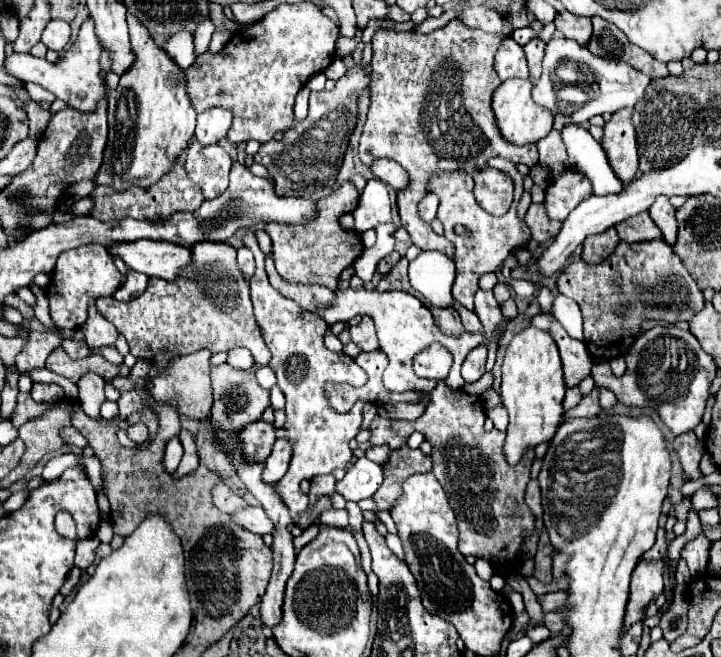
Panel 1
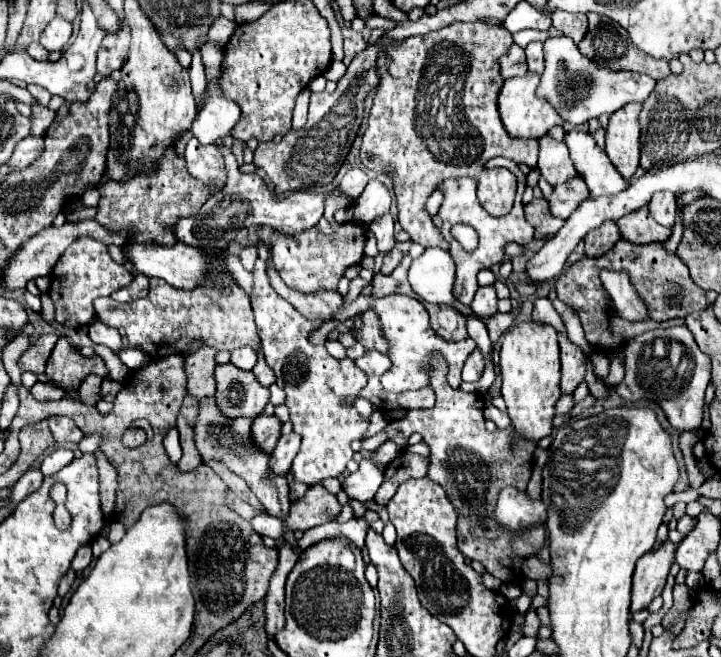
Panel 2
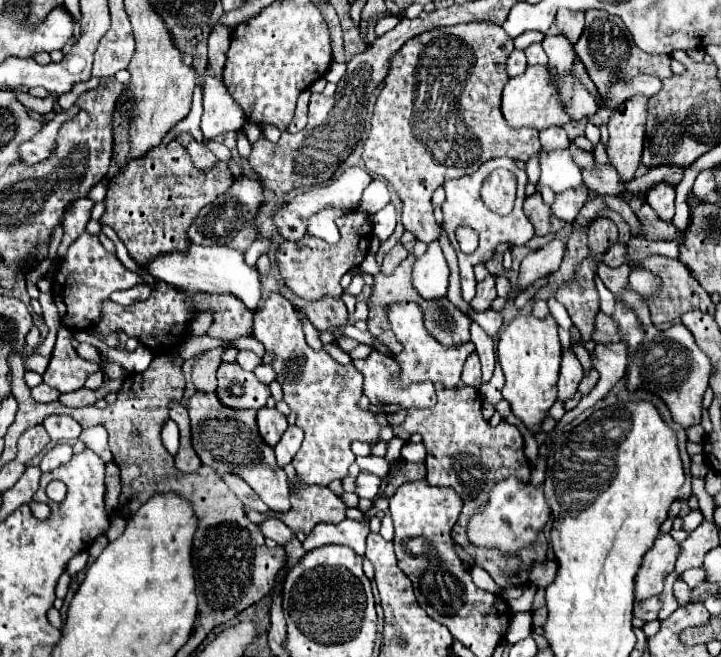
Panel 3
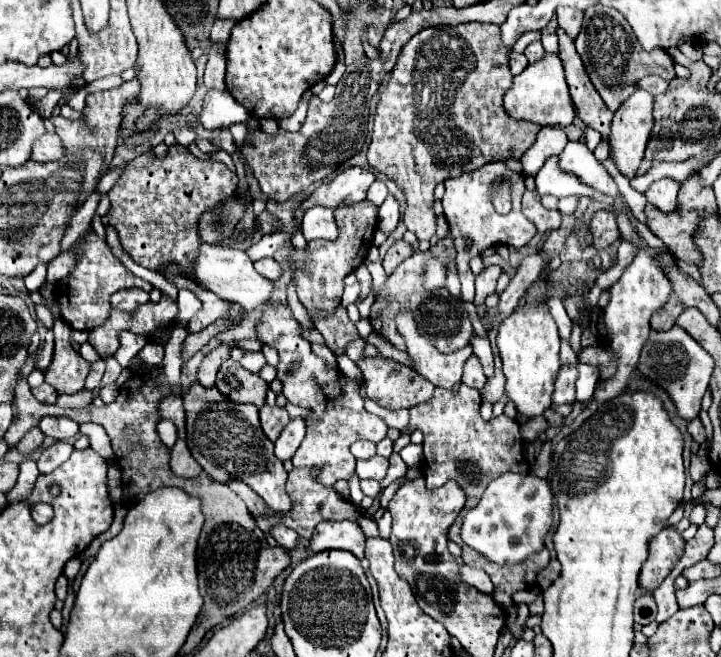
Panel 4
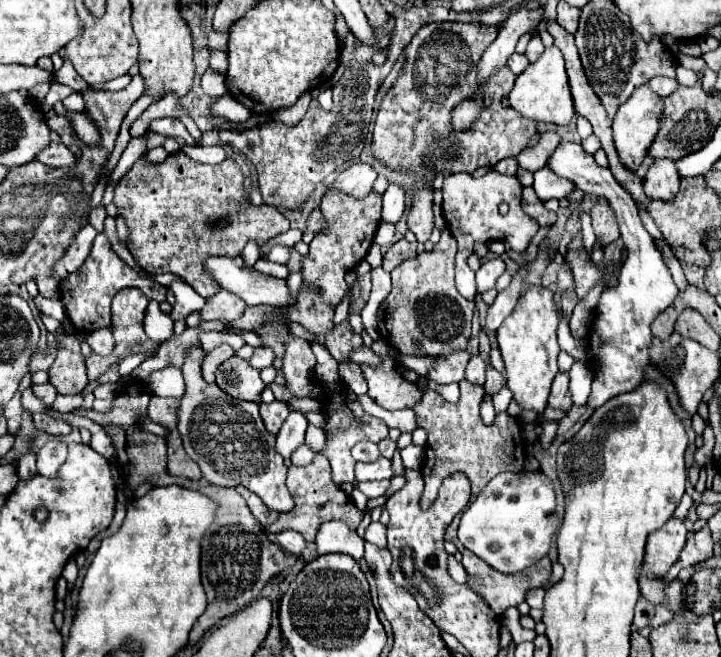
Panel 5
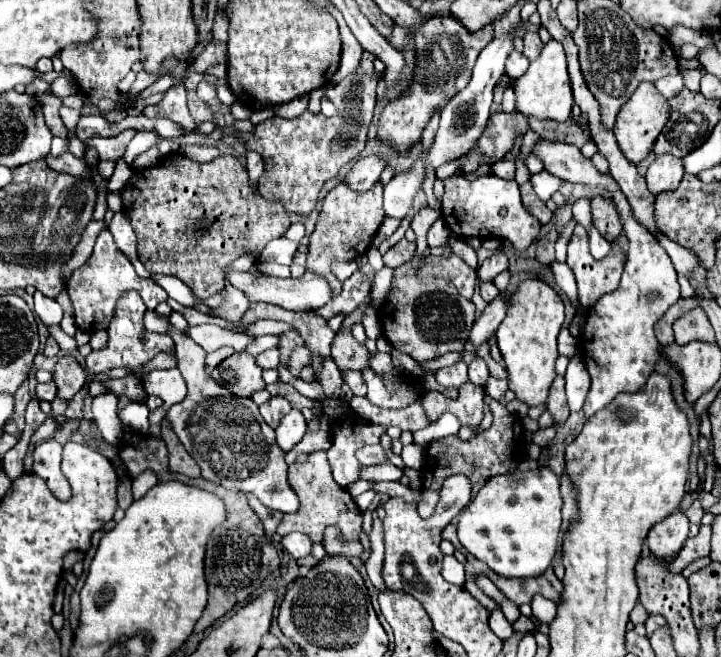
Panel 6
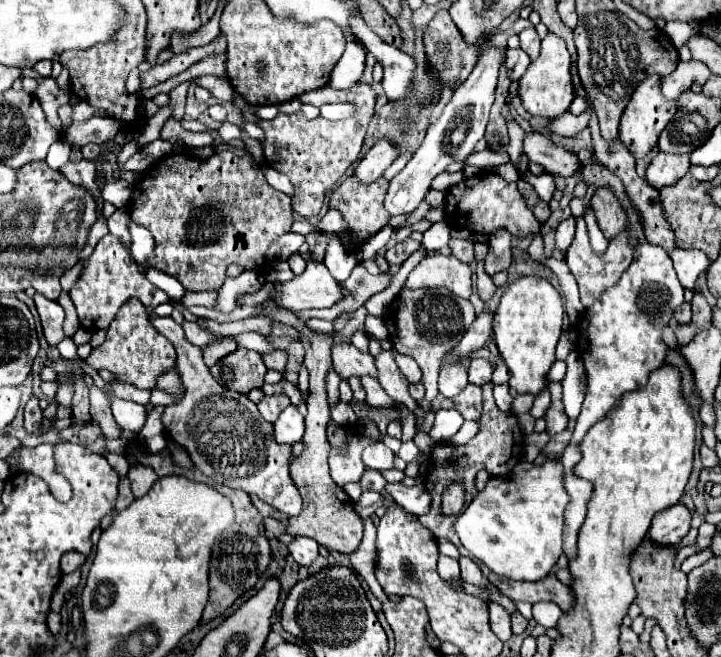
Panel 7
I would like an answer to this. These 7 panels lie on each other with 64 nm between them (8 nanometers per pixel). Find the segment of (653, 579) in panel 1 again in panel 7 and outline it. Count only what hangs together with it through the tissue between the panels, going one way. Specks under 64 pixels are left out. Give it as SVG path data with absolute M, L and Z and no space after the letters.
M676 504L660 512L648 530L648 538L656 544L678 544L690 530L690 510L684 504Z

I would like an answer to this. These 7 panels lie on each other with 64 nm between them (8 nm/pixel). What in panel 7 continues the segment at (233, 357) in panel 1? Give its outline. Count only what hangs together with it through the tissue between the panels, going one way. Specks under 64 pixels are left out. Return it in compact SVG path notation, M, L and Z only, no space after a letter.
M274 350L270 354L262 354L262 360L264 360L266 368L270 368L270 370L278 370L278 372L286 370L286 352L284 350Z

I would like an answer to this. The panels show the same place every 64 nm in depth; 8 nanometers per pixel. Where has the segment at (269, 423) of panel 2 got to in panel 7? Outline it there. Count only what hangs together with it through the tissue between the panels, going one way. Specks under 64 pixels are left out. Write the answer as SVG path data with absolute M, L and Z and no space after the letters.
M274 394L274 396L264 396L260 402L258 402L258 410L262 414L262 418L266 422L276 422L278 414L290 404L288 396L286 394Z

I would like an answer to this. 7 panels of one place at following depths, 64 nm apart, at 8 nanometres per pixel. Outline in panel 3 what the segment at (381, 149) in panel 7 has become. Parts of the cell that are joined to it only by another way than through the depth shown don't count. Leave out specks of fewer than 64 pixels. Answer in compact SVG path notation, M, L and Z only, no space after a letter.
M346 168L342 172L342 176L338 180L332 180L326 186L318 186L312 188L304 194L298 194L294 198L290 198L288 202L284 202L276 212L274 212L274 226L278 230L278 234L286 240L300 240L306 234L306 226L308 226L308 218L322 210L322 208L342 208L342 210L352 210L358 206L360 196L364 192L364 188L372 182L372 176L364 170L364 168Z

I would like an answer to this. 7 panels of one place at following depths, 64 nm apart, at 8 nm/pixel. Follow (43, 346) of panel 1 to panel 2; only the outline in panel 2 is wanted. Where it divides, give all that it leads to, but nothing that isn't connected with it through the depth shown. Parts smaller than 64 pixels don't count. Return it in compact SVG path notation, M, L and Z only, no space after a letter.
M42 334L38 336L30 346L28 350L20 356L18 364L22 371L31 371L35 374L41 374L45 372L46 362L58 340L56 334Z

